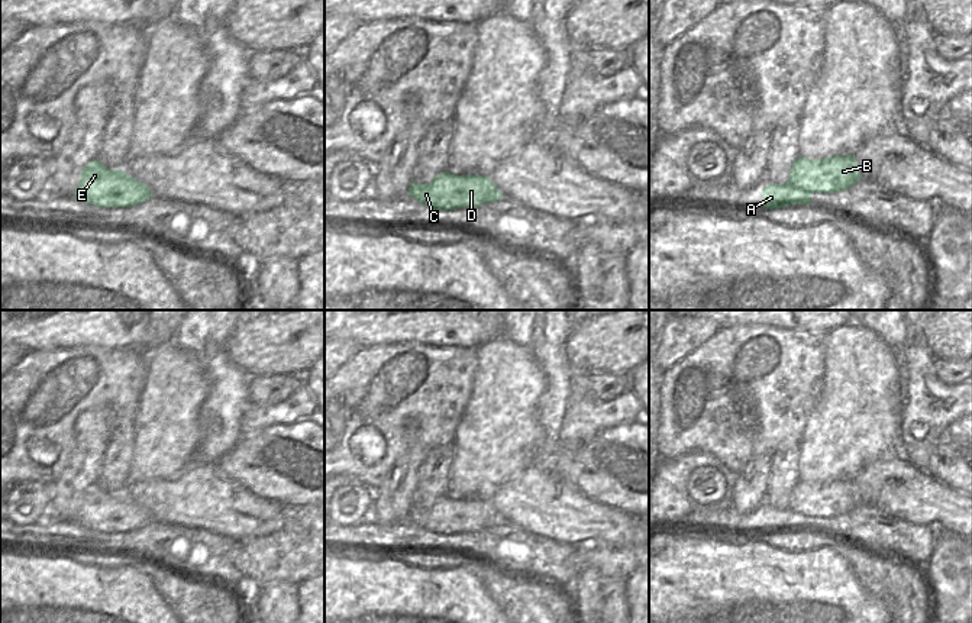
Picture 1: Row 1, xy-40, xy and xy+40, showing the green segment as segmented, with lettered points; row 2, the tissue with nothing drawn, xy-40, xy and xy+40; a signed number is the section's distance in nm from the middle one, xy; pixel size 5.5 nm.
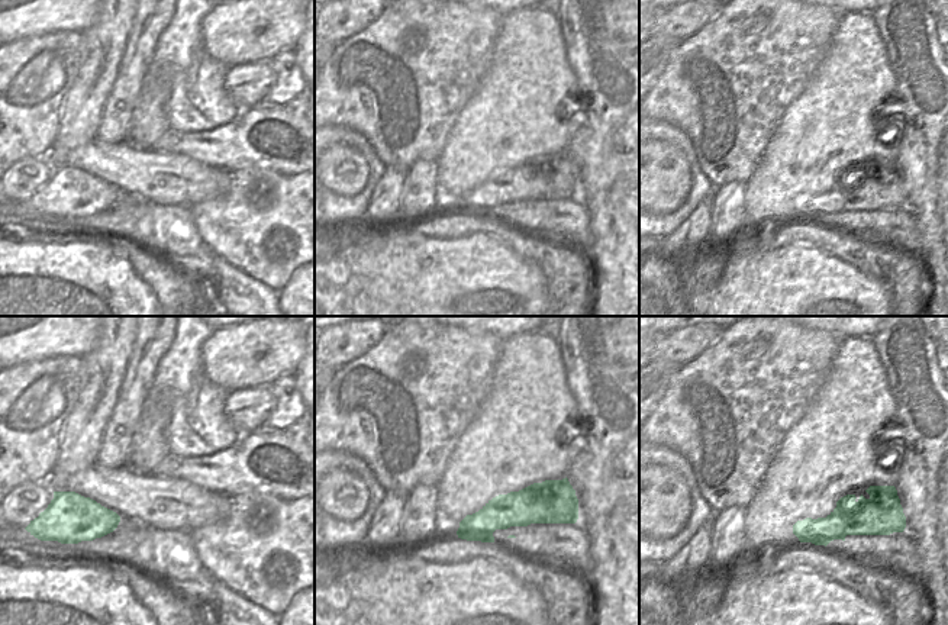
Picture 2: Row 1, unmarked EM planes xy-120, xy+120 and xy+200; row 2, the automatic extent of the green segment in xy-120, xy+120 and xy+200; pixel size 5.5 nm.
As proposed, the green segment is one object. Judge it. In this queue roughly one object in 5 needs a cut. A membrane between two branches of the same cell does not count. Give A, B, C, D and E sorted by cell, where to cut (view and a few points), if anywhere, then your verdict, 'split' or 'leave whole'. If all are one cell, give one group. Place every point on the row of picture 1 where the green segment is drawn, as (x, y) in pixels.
groups A B C D E; cut none; leave whole

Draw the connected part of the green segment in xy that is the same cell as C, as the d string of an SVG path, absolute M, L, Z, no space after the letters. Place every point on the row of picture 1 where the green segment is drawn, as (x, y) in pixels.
M439 172L430 184L411 183L409 196L436 210L477 207L506 198L487 175Z

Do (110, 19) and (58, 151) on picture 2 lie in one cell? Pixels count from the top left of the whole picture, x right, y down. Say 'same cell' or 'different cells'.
same cell

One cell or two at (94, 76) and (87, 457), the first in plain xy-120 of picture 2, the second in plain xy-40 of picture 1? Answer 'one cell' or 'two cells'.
one cell

